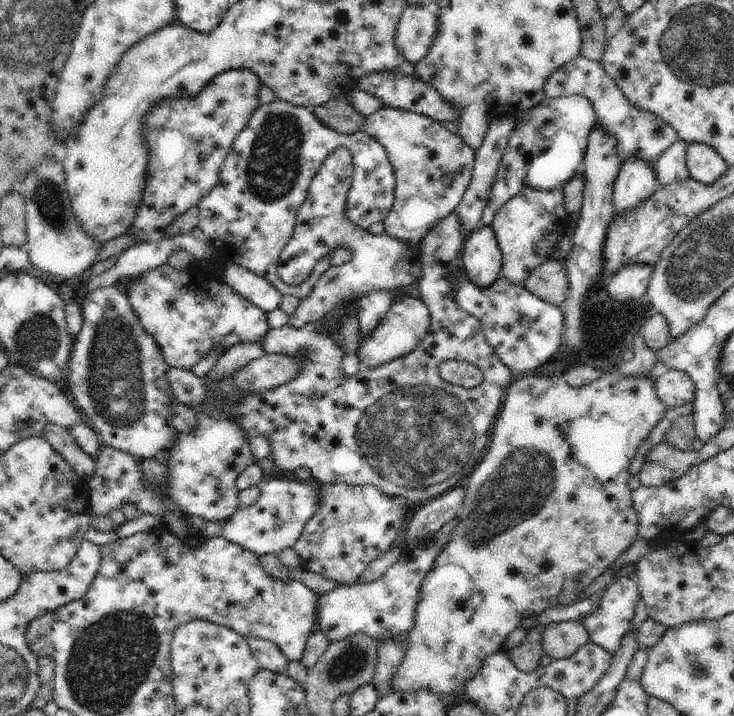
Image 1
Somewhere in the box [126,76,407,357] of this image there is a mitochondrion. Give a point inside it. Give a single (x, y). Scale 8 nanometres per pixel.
(274, 166)

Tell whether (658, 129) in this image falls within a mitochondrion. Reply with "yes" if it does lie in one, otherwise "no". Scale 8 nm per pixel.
no

